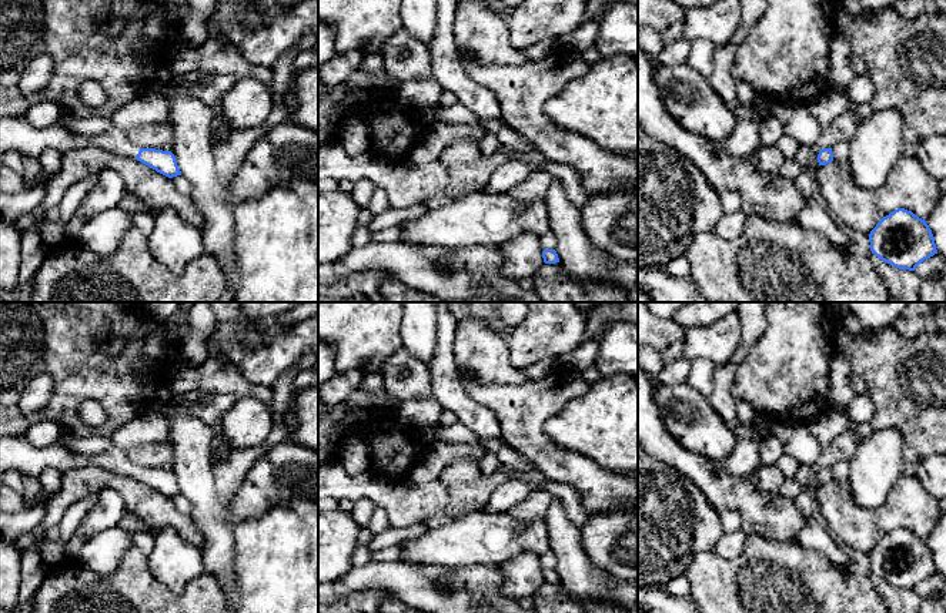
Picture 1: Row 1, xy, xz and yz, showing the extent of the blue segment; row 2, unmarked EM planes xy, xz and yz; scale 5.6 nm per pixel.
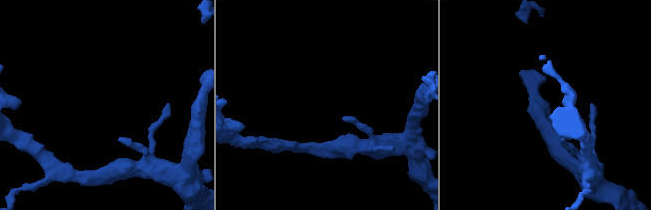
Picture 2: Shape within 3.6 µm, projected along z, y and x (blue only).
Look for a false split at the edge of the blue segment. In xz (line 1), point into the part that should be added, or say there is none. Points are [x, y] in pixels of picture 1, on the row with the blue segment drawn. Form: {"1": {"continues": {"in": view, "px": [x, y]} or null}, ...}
{"1": {"continues": null}}

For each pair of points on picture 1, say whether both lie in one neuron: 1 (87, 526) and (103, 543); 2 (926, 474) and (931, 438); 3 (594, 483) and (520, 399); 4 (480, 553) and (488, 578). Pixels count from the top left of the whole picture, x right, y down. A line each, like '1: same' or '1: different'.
1: different
2: different
3: same
4: different

